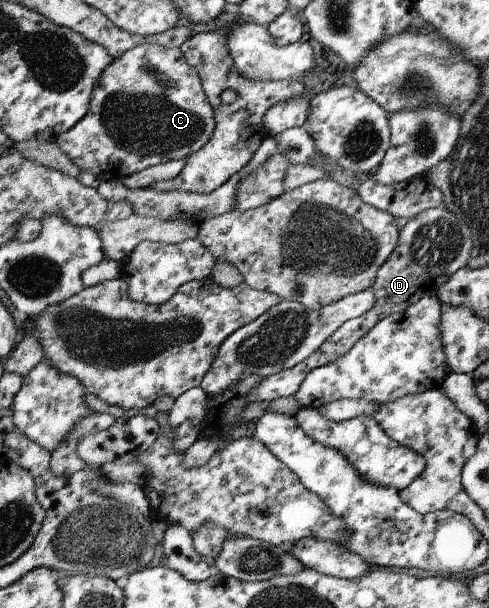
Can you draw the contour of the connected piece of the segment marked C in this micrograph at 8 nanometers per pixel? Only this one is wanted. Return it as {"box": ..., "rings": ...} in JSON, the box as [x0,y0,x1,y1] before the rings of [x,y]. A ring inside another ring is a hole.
{"box":[54,38,216,183],"rings":[[[147,38],[144,43],[134,45],[133,48],[130,48],[122,55],[113,58],[112,63],[102,71],[96,85],[94,85],[94,89],[92,89],[89,111],[86,112],[86,115],[82,117],[80,121],[76,122],[74,127],[56,136],[54,142],[67,159],[79,170],[89,171],[98,182],[115,181],[118,183],[123,177],[126,177],[126,175],[135,174],[144,168],[156,166],[165,161],[184,160],[191,153],[197,152],[210,139],[215,123],[216,120],[213,117],[212,105],[205,96],[201,81],[198,81],[198,73],[190,67],[190,64],[185,60],[185,56],[179,47],[167,48],[166,46],[158,44],[156,40]]]}

